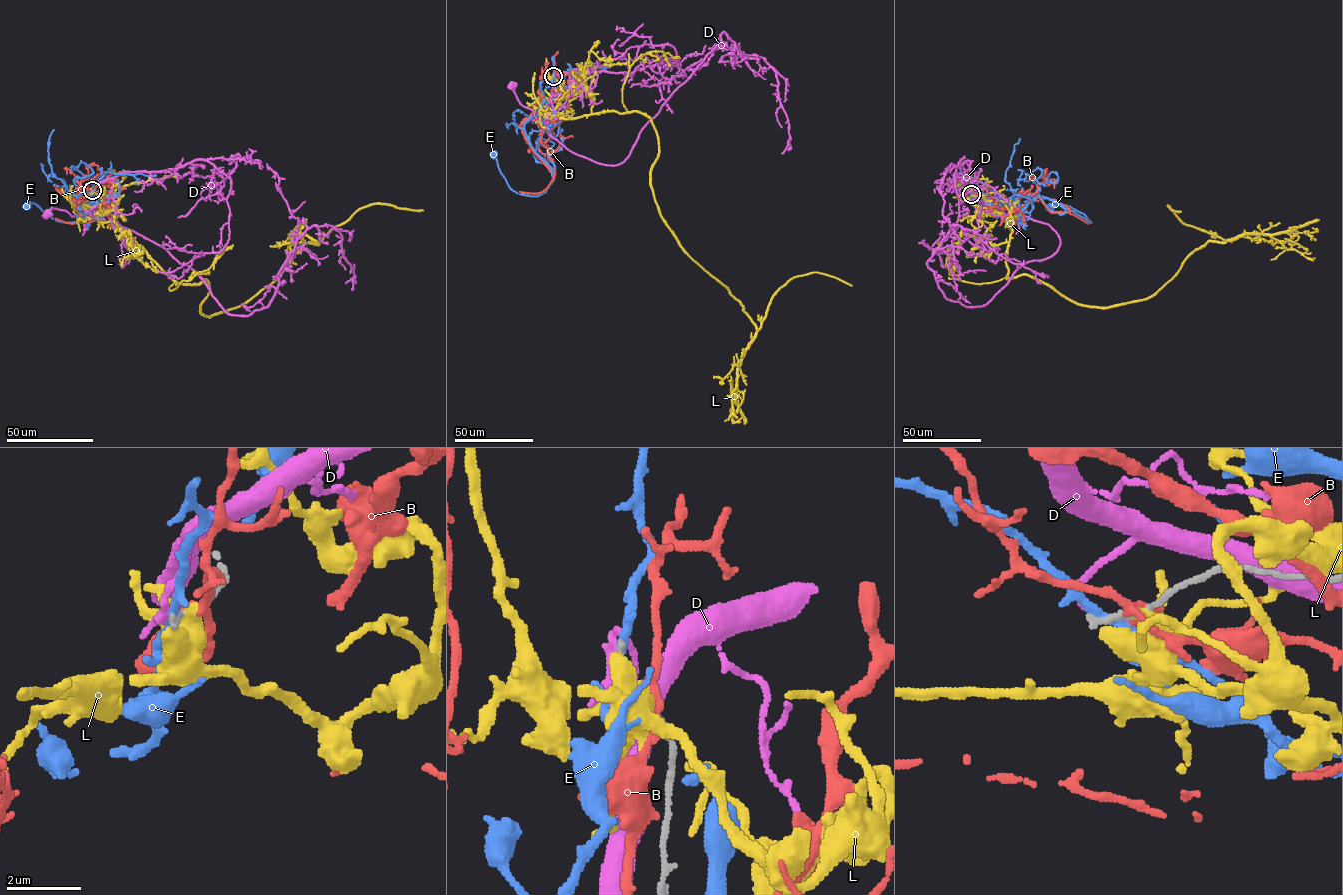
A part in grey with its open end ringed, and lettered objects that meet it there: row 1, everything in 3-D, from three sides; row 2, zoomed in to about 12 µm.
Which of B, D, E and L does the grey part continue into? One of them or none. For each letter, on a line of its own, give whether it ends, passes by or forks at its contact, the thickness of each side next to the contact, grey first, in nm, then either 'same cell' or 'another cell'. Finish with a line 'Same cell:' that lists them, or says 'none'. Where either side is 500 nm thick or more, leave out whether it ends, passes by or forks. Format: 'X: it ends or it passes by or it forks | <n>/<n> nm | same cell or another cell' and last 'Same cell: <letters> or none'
B: it passes by | 140/200 nm | another cell
D: it passes by | 190/200 nm | same cell
E: it passes by | 190/200 nm | another cell
L: it passes by | 130/440 nm | another cell
Same cell: D

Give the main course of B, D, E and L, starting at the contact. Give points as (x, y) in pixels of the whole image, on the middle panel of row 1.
B: (553, 77), (549, 99), (534, 108), (554, 120), (544, 121), (538, 149), (553, 152), (573, 137)
D: (552, 76), (551, 116), (546, 124), (519, 102), (512, 87)
E: (553, 76), (524, 131), (552, 170), (549, 187), (536, 196), (517, 193), (494, 154)
L: (553, 77), (558, 117), (650, 118), (662, 220), (757, 330), (796, 276), (851, 285)

